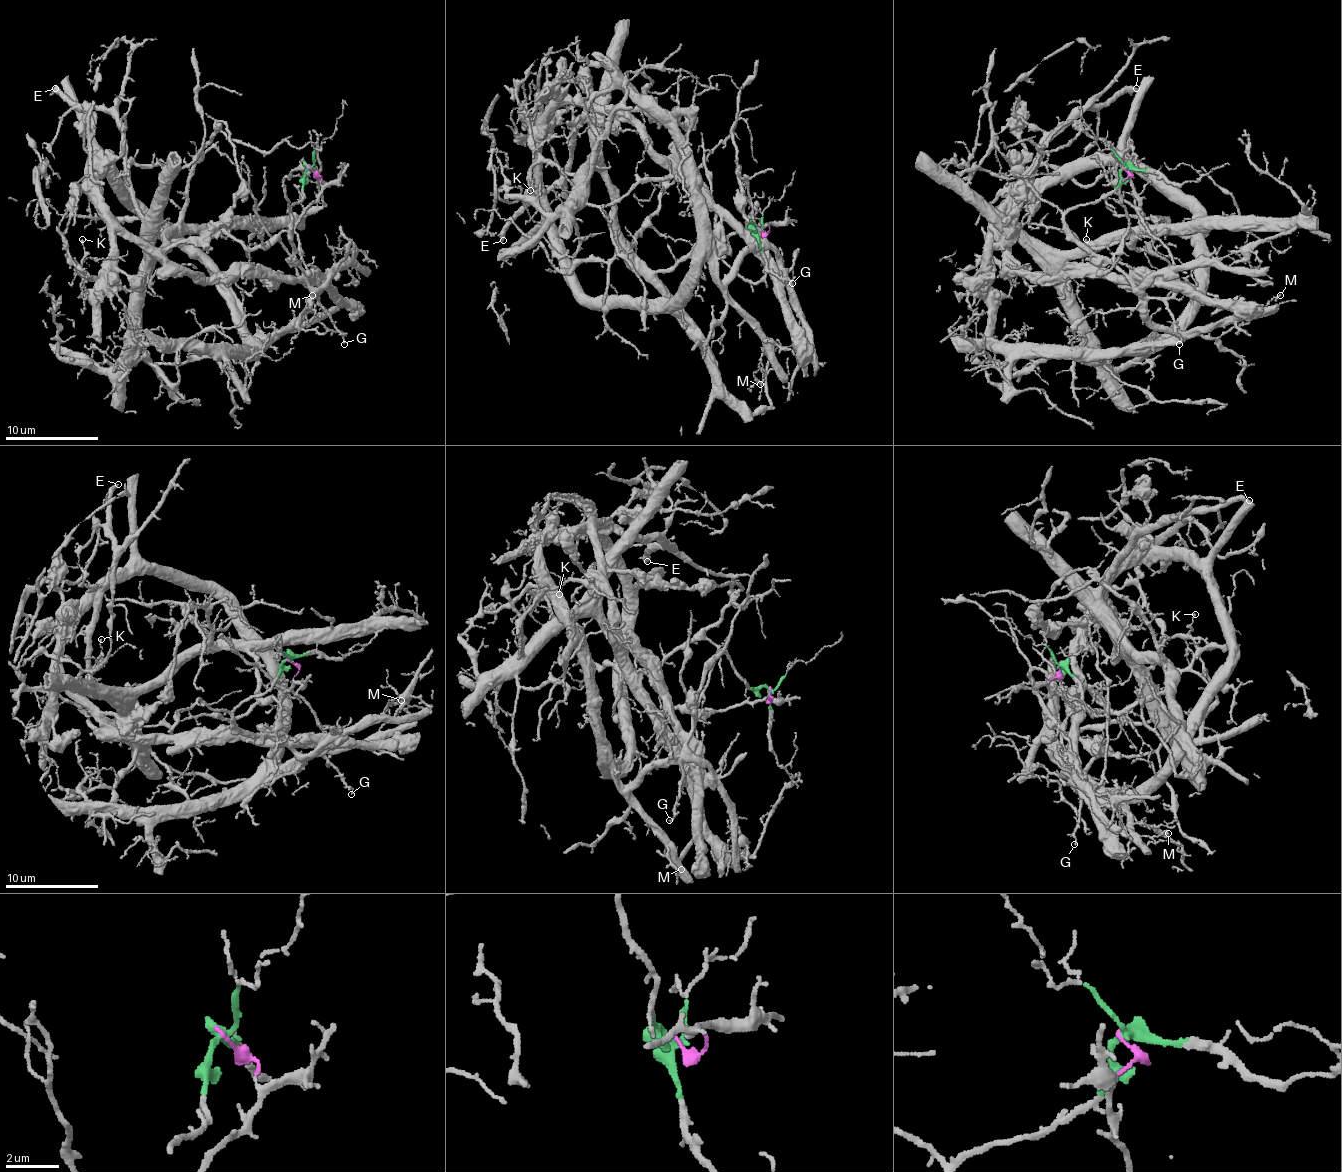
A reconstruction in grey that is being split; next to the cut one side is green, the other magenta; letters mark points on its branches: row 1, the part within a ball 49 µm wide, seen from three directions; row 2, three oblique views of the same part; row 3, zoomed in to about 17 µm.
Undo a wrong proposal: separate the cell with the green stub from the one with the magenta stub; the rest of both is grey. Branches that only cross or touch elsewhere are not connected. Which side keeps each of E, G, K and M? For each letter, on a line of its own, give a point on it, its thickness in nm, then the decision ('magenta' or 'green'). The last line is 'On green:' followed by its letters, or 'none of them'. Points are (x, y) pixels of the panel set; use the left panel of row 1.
E: at (55, 88); 400 nm thick; magenta
G: at (344, 344); 130 nm thick; green
K: at (82, 239); 120 nm thick; magenta
M: at (312, 295); 180 nm thick; green
On green: G, M

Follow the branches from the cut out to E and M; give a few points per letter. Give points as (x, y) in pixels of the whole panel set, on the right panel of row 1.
E: (1123, 166), (1144, 248), (1167, 231), (1065, 250), (1016, 227), (1037, 152), (1079, 110), (1137, 87)
M: (1123, 166), (1118, 185), (1074, 206), (1065, 227), (1107, 257), (1155, 324), (1181, 331), (1221, 327), (1281, 294)

